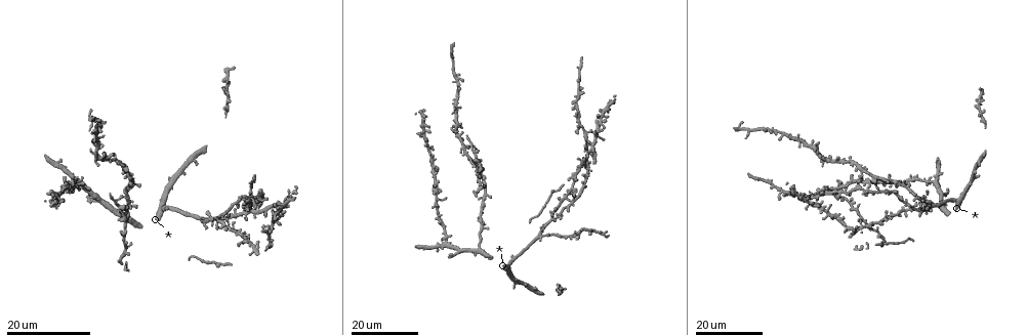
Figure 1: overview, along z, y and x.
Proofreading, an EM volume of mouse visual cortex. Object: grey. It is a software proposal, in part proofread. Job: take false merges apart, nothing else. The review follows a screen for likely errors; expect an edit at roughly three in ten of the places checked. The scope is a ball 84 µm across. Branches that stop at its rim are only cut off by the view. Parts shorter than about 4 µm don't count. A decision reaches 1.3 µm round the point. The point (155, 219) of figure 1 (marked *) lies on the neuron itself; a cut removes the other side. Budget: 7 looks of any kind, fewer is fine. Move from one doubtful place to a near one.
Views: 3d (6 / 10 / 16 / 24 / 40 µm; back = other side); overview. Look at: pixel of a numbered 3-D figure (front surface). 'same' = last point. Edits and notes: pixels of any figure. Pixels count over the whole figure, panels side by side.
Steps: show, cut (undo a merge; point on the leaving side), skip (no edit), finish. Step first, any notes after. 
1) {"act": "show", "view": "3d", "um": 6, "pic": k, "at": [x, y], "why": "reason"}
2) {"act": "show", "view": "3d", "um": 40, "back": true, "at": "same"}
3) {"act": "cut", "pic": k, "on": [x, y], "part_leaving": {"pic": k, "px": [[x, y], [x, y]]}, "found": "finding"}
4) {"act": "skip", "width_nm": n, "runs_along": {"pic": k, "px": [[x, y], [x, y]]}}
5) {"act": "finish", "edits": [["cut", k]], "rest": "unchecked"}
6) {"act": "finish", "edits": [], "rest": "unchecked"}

{"act": "show", "view": "3d", "um": 24, "pic": 1, "at": [539, 234], "why": "looks like a crossing"}

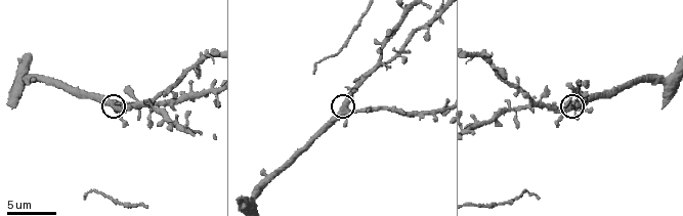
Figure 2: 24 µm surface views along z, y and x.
{"act": "show", "view": "3d", "um": 10, "pic": 2, "at": [347, 107]}

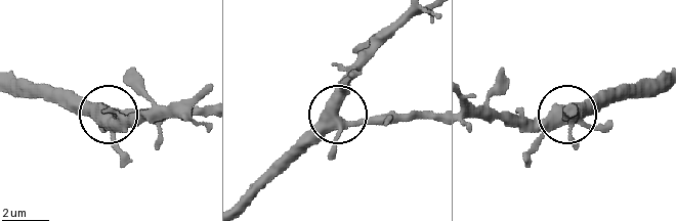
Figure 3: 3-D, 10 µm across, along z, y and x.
{"act": "show", "view": "3d", "um": 10, "back": true, "pic": 3, "at": [339, 117]}

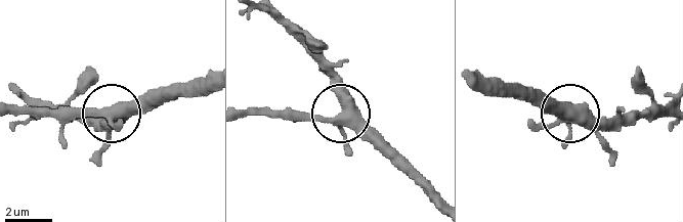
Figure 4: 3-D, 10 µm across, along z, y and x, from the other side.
{"act": "skip", "arms": 4, "found": "continuous, no second neuron"}

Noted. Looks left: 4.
{"act": "show", "view": "3d", "um": 16, "pic": 1, "at": [841, 191]}

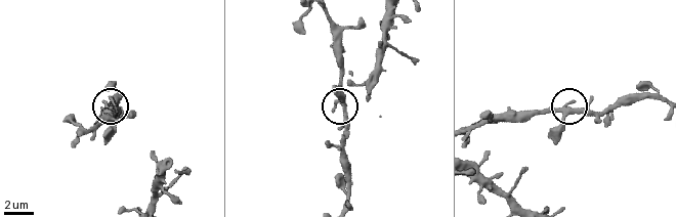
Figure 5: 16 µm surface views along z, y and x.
{"act": "show", "view": "3d", "um": 10, "pic": 5, "at": [563, 112]}

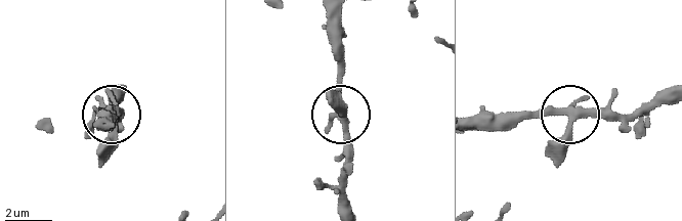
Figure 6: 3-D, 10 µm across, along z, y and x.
{"act": "skip", "runs_along": {"pic": 6, "px": [[664, 92], [623, 114], [572, 115], [554, 164]]}, "found": "continuous, no second neuron"}

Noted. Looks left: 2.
{"act": "show", "view": "3d", "um": 16, "pic": 1, "at": [476, 158], "why": "three arms meet"}

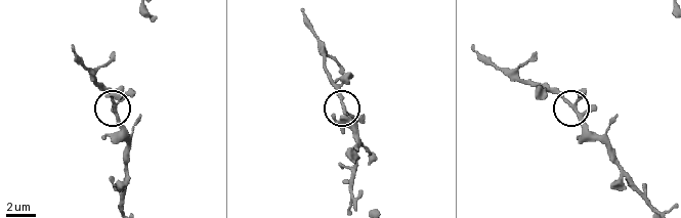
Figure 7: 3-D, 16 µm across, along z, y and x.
{"act": "show", "view": "3d", "um": 6, "pic": 7, "at": [569, 106]}

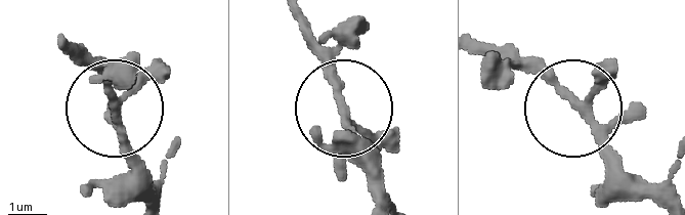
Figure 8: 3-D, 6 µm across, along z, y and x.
{"act": "skip", "arms": 3, "found": "all the same neuron"}

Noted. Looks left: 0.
{"act": "finish", "edits": [], "rest": "unchecked"}

